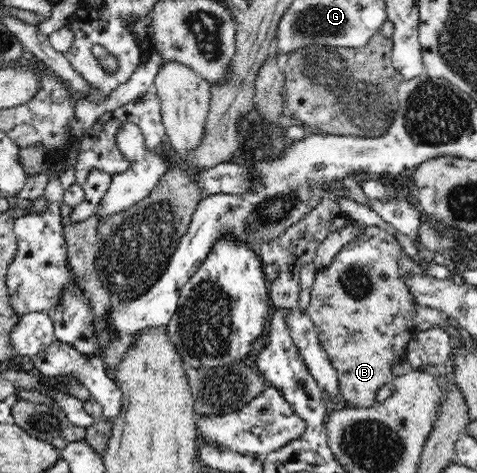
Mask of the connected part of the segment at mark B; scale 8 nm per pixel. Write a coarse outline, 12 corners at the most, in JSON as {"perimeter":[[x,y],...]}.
{"perimeter":[[366,226],[307,309],[339,395],[372,406],[416,334],[401,242]]}

